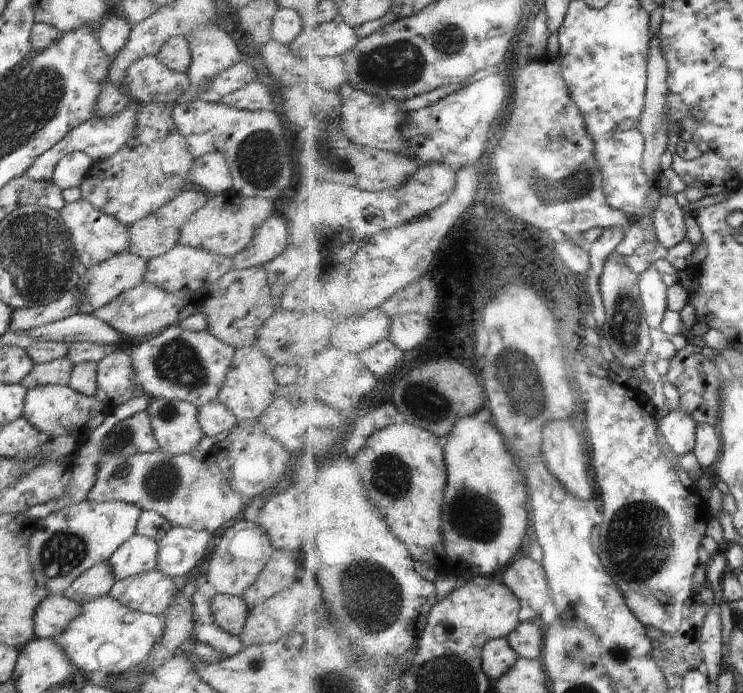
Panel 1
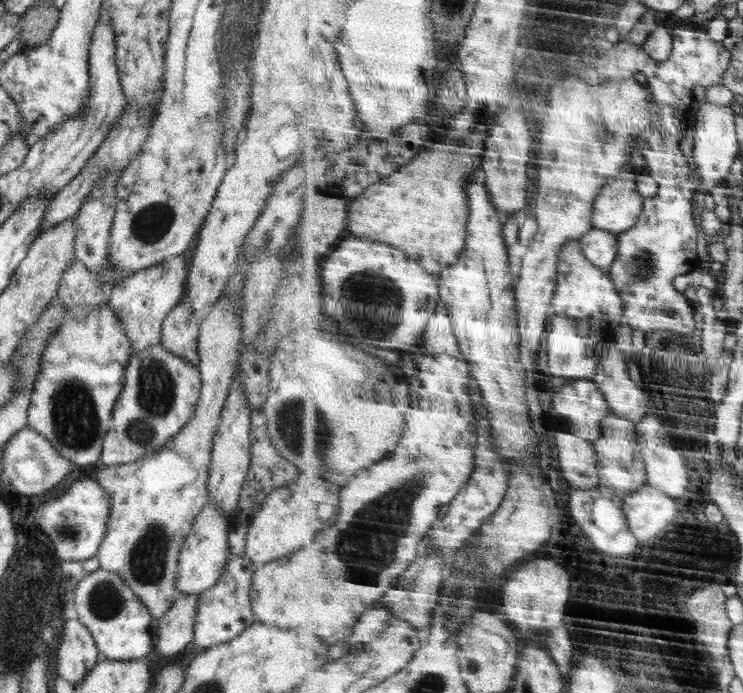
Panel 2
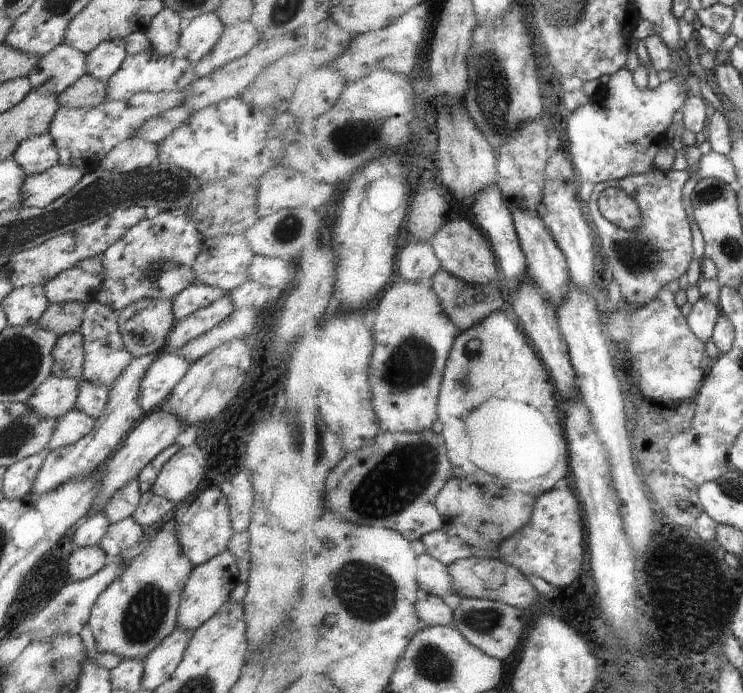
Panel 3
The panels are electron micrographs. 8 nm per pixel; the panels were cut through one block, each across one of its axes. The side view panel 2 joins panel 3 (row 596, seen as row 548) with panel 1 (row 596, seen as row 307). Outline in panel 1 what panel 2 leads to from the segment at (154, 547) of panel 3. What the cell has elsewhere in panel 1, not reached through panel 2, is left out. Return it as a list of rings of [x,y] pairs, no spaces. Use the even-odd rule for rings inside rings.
[[[216,593],[211,599],[210,610],[213,610],[214,622],[224,632],[239,635],[249,613],[249,606],[243,597]]]

